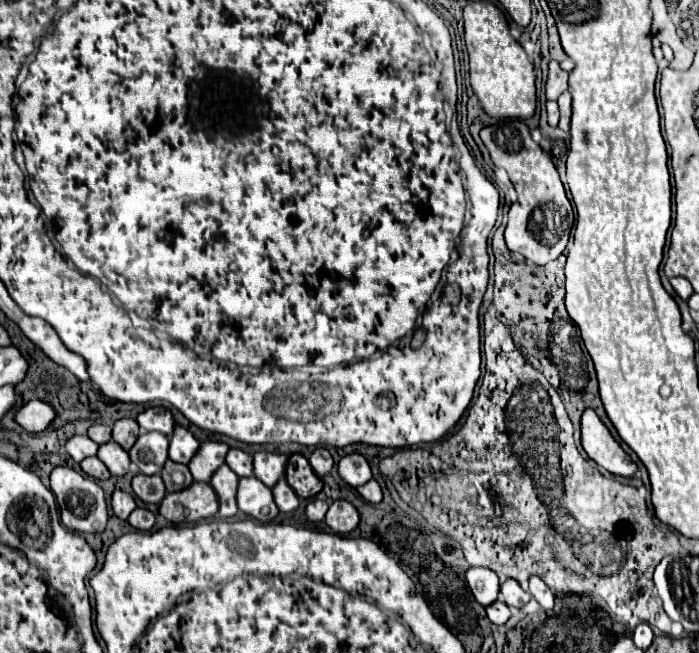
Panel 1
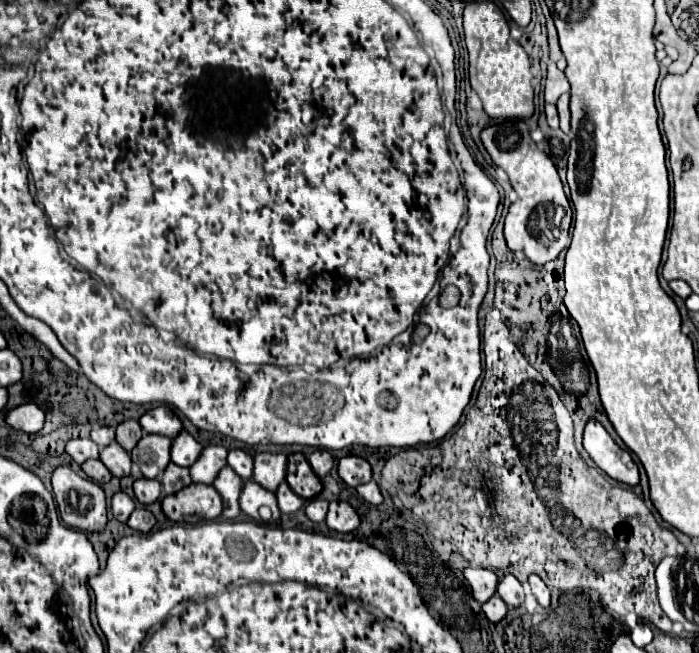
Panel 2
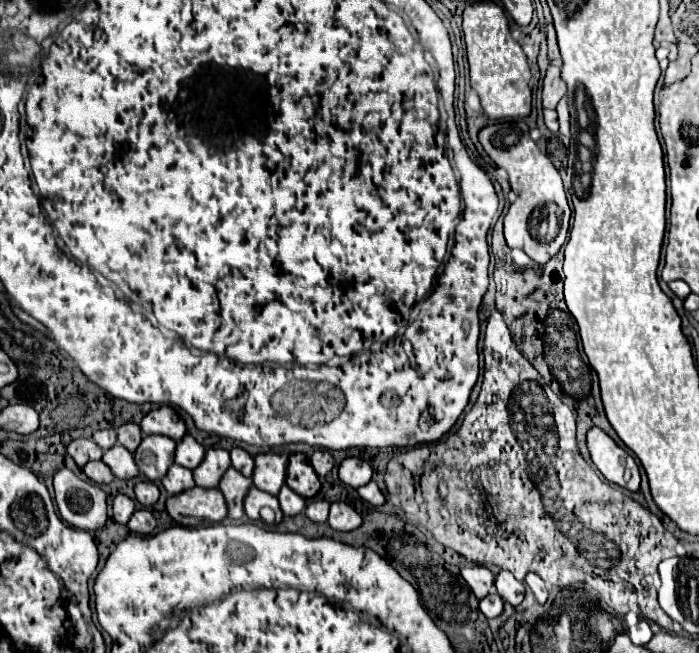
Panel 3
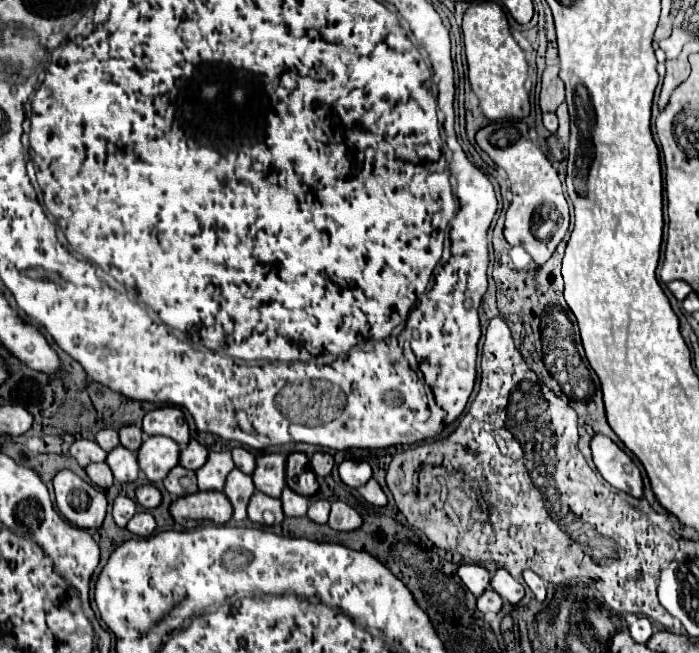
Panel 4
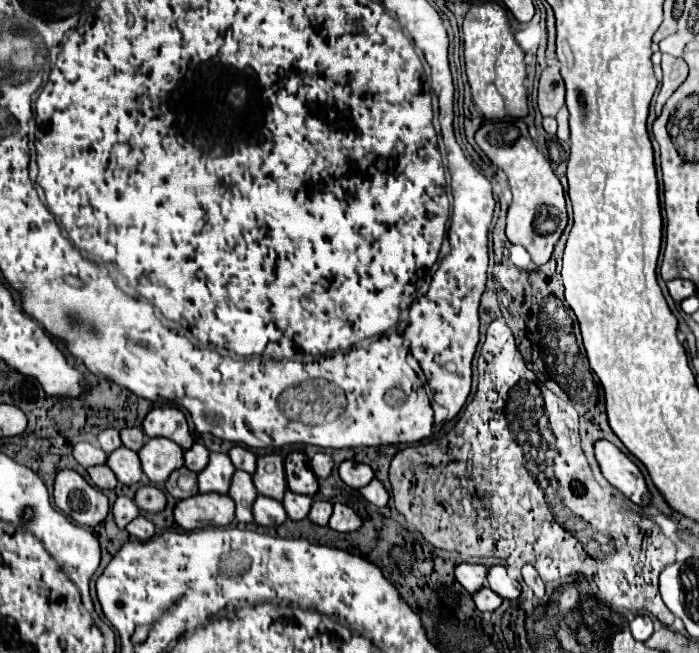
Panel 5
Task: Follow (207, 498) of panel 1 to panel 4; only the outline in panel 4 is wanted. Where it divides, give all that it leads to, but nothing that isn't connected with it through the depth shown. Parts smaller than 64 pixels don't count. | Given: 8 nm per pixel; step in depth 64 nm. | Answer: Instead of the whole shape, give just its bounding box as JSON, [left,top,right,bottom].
[170,490,232,528]

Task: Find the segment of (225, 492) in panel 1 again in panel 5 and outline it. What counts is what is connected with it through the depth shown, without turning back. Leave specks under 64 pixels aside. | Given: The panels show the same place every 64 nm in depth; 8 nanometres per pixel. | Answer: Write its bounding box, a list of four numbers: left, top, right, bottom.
[228,470,258,522]

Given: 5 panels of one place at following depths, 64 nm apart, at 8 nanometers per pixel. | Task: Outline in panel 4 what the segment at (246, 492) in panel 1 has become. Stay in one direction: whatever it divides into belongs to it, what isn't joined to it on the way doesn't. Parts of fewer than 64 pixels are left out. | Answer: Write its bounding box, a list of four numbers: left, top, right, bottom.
[248,492,284,524]

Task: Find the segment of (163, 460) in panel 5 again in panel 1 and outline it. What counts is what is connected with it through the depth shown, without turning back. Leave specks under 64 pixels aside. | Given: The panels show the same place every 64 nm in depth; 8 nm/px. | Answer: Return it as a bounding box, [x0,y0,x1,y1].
[128,432,168,474]

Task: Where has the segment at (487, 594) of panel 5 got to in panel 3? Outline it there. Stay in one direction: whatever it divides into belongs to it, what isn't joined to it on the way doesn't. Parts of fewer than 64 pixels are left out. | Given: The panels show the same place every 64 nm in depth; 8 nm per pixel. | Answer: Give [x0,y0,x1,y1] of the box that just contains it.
[480,588,504,618]

